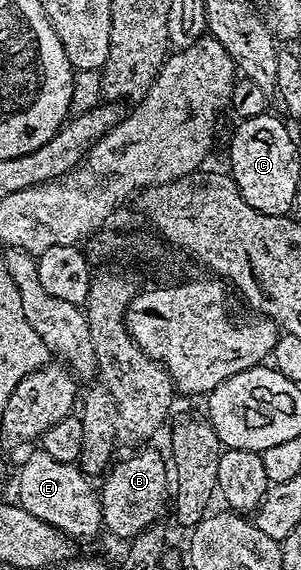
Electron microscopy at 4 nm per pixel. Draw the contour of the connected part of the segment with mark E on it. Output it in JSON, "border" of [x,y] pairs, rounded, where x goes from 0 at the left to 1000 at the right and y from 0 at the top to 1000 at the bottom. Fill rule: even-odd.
{"border":[[[116,786],[116,795],[86,802],[73,825],[60,830],[56,884],[73,888],[93,904],[120,904],[120,911],[146,911],[146,918],[173,918],[249,946],[312,942],[342,926],[339,874],[329,860],[299,853],[302,839],[262,823],[256,814],[199,812],[199,805],[173,805],[140,786]]]}

